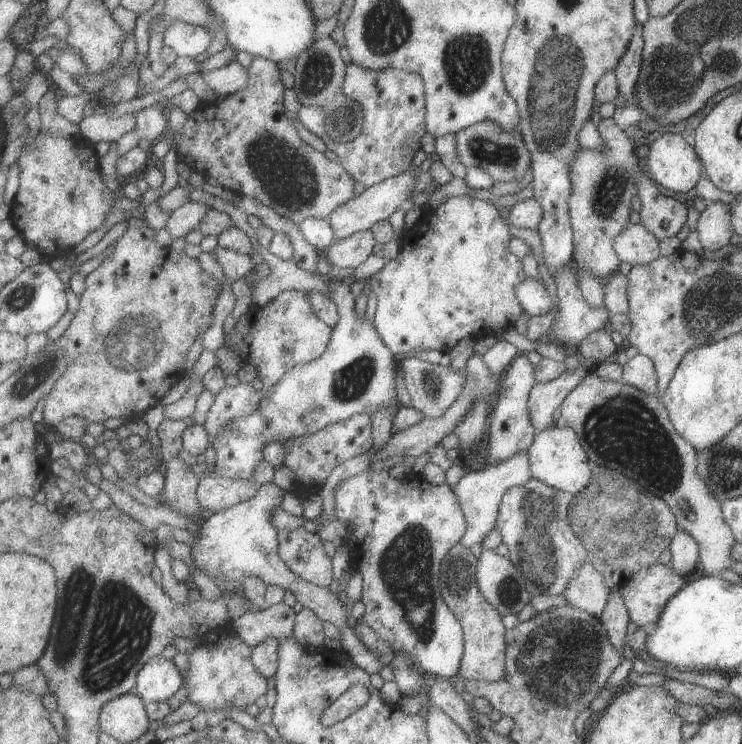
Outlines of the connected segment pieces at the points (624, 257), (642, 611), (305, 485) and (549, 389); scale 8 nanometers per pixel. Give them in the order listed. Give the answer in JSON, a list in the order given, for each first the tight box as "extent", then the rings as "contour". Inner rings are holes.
[{"extent":[613,223,660,265],"contour":[[[640,223],[628,224],[613,239],[613,248],[620,262],[644,265],[655,260],[660,254],[655,238]]]},{"extent":[621,562,686,627],"contour":[[[655,562],[635,571],[625,582],[621,583],[622,601],[629,620],[638,627],[653,624],[667,600],[681,590],[686,583],[686,578],[679,576],[669,564]]]},{"extent":[280,413,374,502],"contour":[[[367,413],[354,414],[347,420],[326,426],[315,434],[292,438],[280,444],[286,449],[283,466],[294,473],[294,484],[291,492],[303,502],[303,496],[317,483],[324,483],[333,471],[353,457],[367,454],[374,448],[374,426],[372,416]]]},{"extent":[526,363,587,432],"contour":[[[579,363],[575,370],[565,369],[556,379],[546,383],[535,382],[528,392],[526,402],[528,419],[535,432],[542,431],[553,424],[551,414],[587,373]]]}]

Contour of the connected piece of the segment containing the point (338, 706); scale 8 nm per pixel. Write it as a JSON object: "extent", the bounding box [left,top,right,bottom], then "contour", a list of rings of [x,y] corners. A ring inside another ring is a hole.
{"extent":[322,685,370,726],"contour":[[[353,685],[344,695],[327,707],[322,716],[322,723],[330,726],[349,718],[354,712],[363,708],[369,699],[370,690],[365,685]]]}

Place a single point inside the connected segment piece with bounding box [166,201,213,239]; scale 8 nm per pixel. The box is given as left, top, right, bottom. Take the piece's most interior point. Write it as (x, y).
(185, 219)

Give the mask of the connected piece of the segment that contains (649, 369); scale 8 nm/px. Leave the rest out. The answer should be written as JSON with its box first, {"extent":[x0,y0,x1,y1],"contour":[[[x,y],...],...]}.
{"extent":[622,354,657,396],"contour":[[[639,354],[627,359],[622,365],[622,382],[655,396],[657,375],[651,360]]]}

